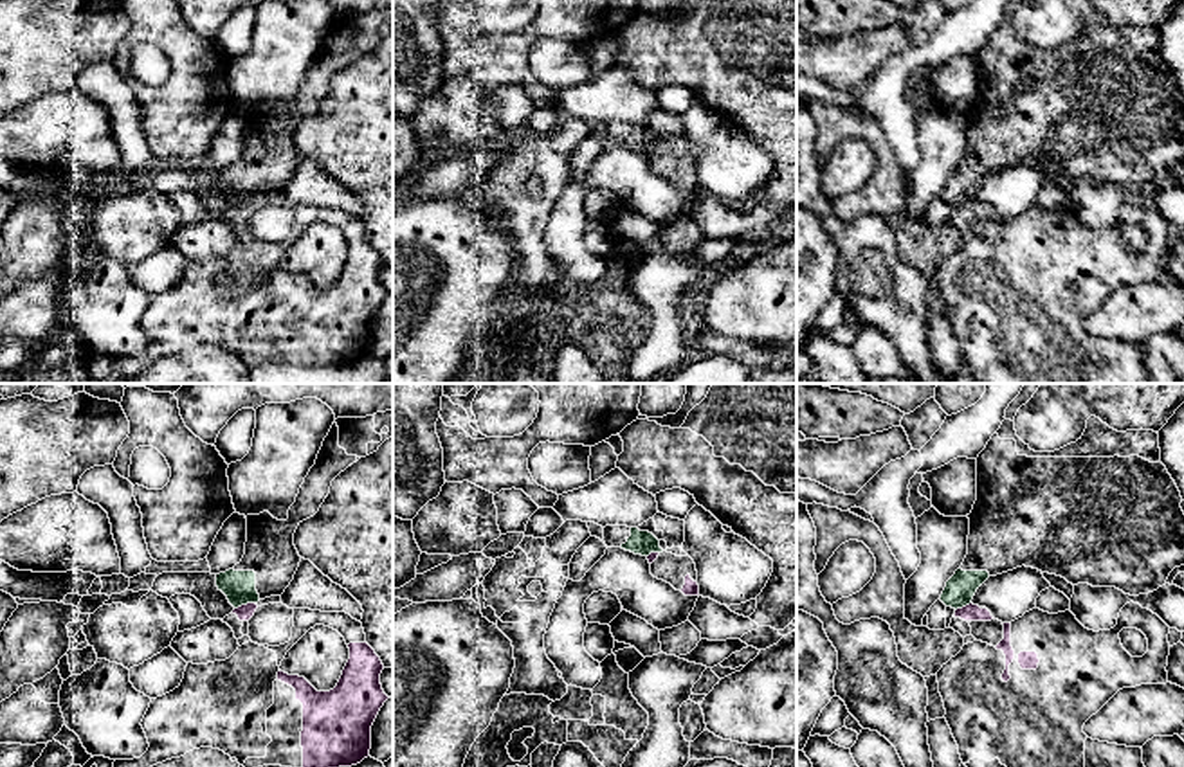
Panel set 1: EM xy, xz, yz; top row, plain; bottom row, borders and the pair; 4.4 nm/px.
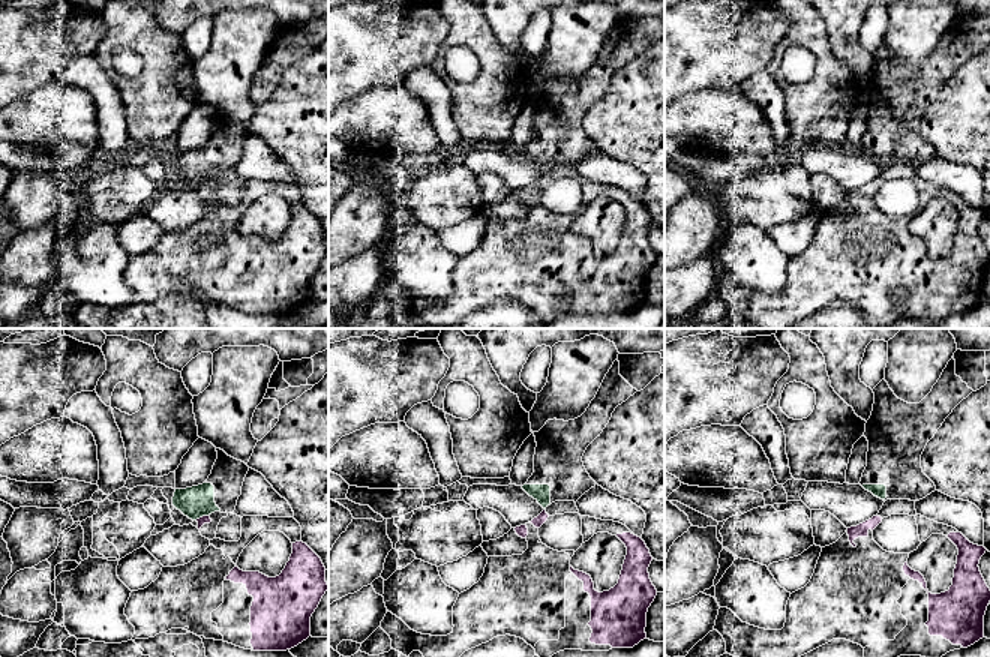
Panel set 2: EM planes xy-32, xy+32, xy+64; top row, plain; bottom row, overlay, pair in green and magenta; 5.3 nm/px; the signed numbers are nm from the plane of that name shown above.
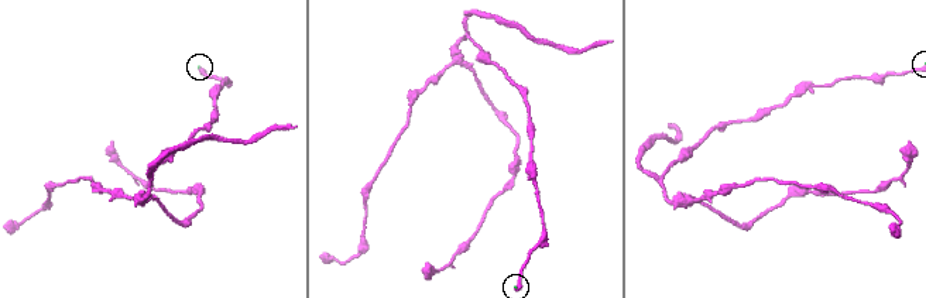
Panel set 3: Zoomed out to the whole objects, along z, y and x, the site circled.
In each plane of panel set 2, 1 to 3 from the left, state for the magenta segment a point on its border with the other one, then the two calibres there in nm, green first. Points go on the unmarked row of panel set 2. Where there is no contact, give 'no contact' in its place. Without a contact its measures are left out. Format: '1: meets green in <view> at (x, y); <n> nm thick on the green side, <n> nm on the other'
1: meets green in xy-32 at (201, 180); 170 nm thick on the green side, 50 nm on the other
2: no contact
3: no contact

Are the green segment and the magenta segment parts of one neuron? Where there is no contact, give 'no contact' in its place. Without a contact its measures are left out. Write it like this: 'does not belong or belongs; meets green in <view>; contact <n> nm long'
does not belong; meets green in xy; contact 100 nm long

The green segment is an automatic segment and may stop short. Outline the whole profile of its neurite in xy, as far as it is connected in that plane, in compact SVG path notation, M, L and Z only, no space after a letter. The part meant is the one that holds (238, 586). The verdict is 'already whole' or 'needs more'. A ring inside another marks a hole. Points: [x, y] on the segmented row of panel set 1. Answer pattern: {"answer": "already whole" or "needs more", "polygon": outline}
{"answer": "needs more", "polygon": "M393 411L337 418L288 510L288 519L278 520L269 511L245 517L245 555L232 569L216 574L218 591L234 609L285 592L301 562L294 546L297 526L319 511L341 472L377 452L391 436Z"}

